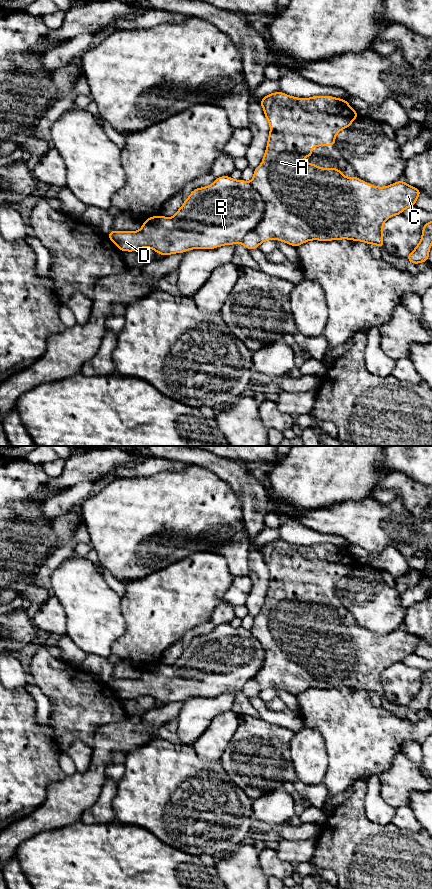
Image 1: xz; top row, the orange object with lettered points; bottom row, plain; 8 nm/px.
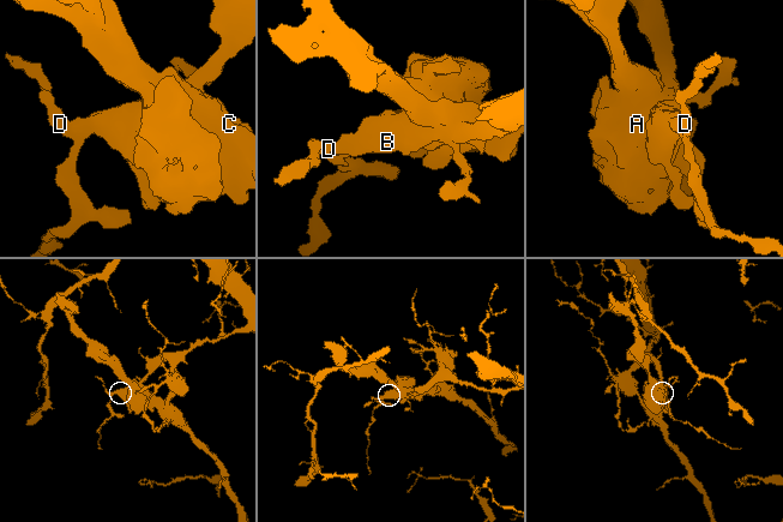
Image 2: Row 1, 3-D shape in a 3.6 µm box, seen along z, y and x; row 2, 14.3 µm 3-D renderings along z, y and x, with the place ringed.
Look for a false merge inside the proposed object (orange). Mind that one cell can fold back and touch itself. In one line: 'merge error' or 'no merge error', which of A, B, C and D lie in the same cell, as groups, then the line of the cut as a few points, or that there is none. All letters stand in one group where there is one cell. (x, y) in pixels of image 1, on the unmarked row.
merge error; A C / B D; cut in xz along (250, 630), (263, 649), (264, 661), (262, 667), (241, 690)

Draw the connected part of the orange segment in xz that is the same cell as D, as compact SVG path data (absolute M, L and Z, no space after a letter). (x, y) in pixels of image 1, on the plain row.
M228 623L216 626L206 635L194 637L176 659L174 665L160 663L146 667L138 679L110 679L109 687L123 700L133 700L142 696L151 696L156 701L168 704L175 701L184 701L191 697L214 697L224 693L242 691L245 684L251 680L262 668L265 652L258 639L242 627L234 628Z

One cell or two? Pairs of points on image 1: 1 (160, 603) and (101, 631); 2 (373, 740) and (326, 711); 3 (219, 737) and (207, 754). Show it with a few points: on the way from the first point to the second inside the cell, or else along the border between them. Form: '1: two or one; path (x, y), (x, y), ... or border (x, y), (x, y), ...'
1: two; border (120, 597), (124, 633), (114, 641)
2: one; path (361, 736), (338, 714)
3: one; path (215, 741), (209, 750)

